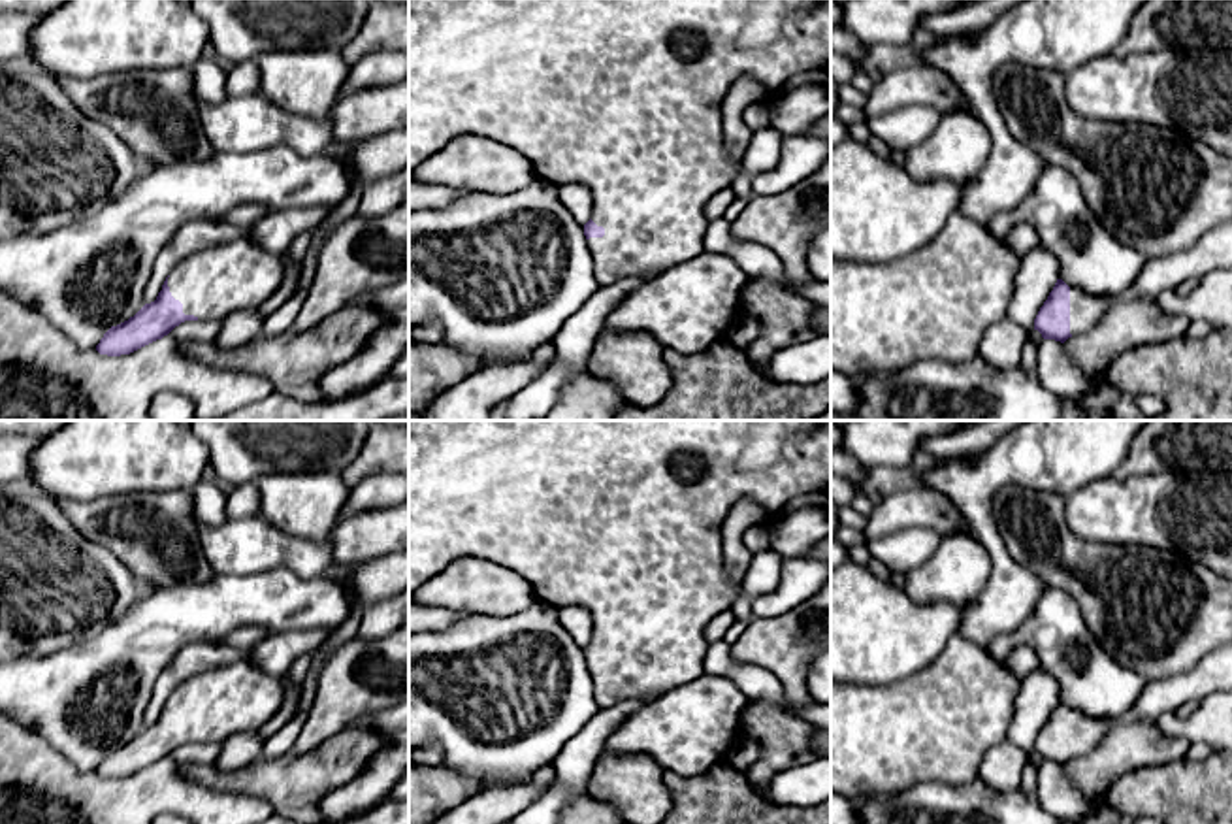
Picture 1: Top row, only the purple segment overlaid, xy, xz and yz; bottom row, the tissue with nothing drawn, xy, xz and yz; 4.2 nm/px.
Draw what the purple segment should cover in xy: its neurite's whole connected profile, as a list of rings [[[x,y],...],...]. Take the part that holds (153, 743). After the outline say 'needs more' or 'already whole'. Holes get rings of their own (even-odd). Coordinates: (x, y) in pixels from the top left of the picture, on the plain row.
[[[251,660],[209,667],[185,679],[166,700],[156,722],[111,749],[96,773],[130,777],[185,743],[220,743],[234,733],[260,730],[283,701],[283,683]]]; needs more

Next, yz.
[[[1057,701],[1034,741],[1034,752],[1044,762],[1064,766],[1068,760],[1094,750],[1111,724],[1108,718],[1093,718],[1079,711],[1070,711],[1062,701]]]; needs more

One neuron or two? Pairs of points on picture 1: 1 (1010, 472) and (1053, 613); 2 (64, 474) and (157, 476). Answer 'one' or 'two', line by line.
1: two
2: one

